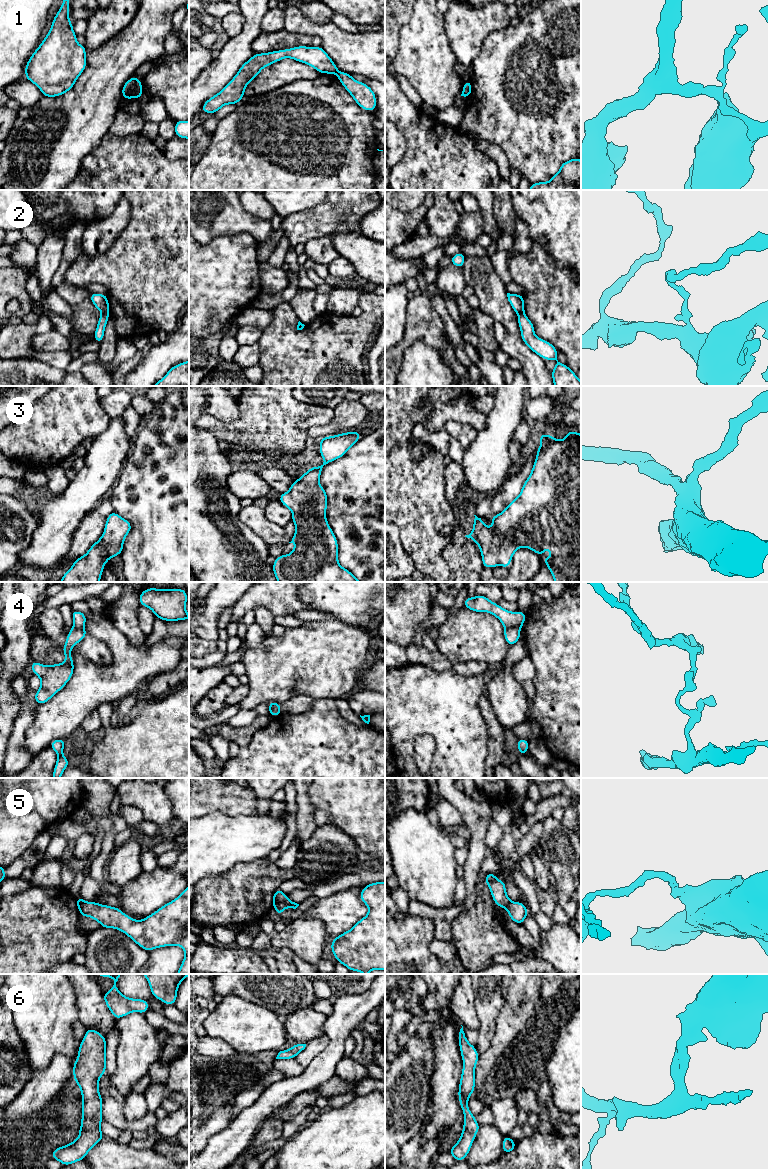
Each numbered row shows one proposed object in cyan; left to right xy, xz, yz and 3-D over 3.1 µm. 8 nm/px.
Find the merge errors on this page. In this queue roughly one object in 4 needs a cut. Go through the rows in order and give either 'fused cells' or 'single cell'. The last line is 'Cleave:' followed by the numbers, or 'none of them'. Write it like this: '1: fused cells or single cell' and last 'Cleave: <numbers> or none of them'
1: fused cells
2: fused cells
3: single cell
4: fused cells
5: fused cells
6: single cell
Cleave: 1, 2, 4, 5

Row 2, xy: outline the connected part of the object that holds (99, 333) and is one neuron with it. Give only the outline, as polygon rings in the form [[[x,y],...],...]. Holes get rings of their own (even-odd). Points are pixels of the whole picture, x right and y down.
[[[101,313],[101,316],[98,320],[98,324],[96,327],[96,331],[93,335],[94,339],[100,344],[104,338],[104,331],[106,324],[109,320],[109,315],[108,313]]]

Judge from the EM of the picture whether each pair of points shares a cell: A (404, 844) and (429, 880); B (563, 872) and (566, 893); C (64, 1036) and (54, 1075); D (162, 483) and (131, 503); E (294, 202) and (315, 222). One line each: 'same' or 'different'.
A: same
B: same
C: different
D: same
E: different

